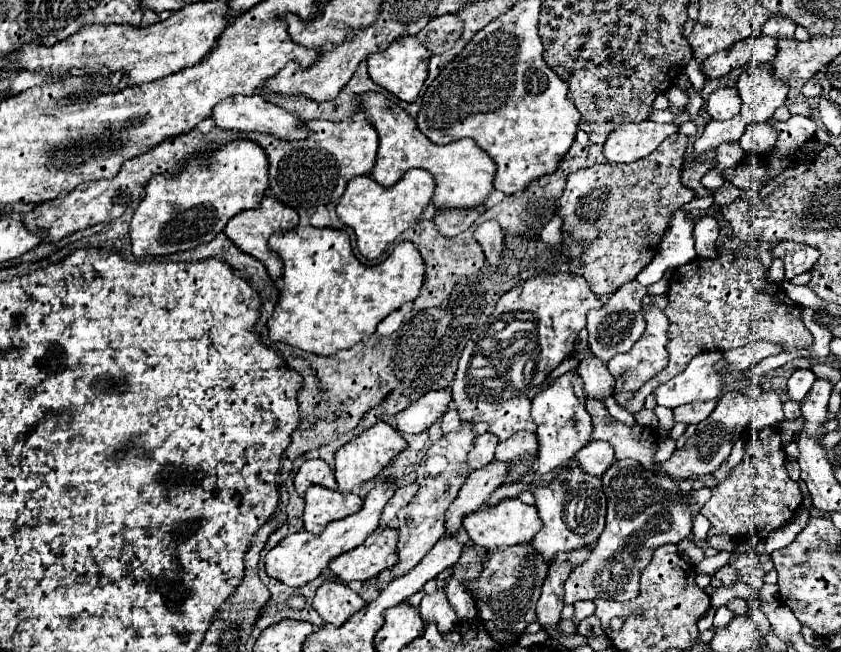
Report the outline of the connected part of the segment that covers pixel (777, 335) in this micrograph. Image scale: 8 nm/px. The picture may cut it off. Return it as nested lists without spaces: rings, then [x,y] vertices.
[[[720,255],[718,259],[694,259],[678,269],[674,269],[670,277],[670,289],[666,293],[668,305],[662,309],[664,315],[670,319],[670,341],[666,345],[666,351],[670,351],[670,361],[666,369],[662,369],[654,379],[648,381],[648,385],[640,387],[634,397],[622,405],[632,415],[638,413],[644,407],[646,397],[652,393],[652,389],[660,383],[670,381],[674,375],[678,375],[692,357],[704,351],[728,351],[736,347],[744,347],[750,341],[770,341],[774,345],[782,345],[784,351],[802,351],[808,349],[814,343],[812,333],[802,323],[802,311],[800,307],[784,293],[780,285],[766,281],[766,267],[760,261],[748,259],[748,257],[736,257],[736,255]]]

